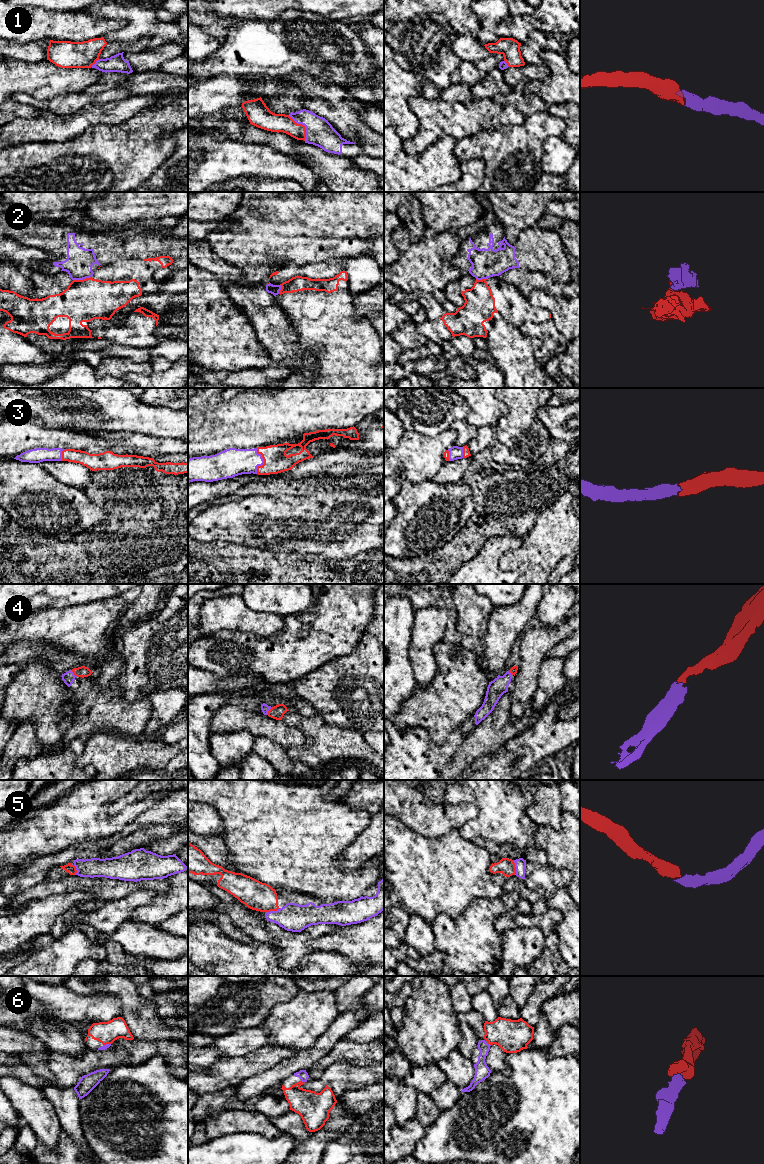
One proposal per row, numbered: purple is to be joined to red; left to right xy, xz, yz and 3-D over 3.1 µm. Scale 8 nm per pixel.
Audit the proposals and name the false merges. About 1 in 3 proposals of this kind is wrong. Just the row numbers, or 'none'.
2

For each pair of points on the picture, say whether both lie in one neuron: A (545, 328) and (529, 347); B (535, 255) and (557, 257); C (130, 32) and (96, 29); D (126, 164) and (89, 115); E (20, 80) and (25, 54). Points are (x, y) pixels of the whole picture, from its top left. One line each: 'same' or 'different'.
A: different
B: same
C: different
D: different
E: different

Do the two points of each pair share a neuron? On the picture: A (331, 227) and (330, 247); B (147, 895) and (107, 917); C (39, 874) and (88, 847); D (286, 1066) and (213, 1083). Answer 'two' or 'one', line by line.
A: one
B: one
C: one
D: two

